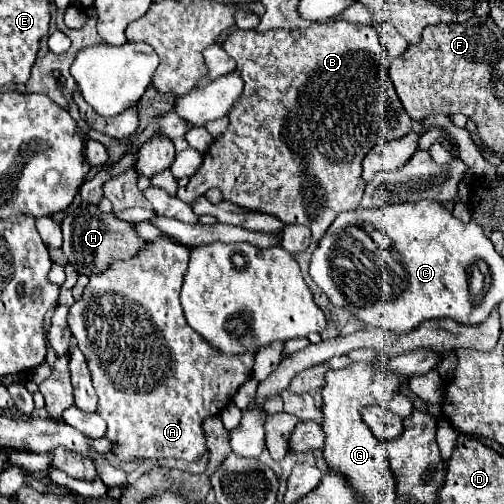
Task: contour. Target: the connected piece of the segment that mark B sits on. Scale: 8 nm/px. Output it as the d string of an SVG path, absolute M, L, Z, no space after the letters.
M337 21L337 23L331 23L331 25L311 25L311 27L301 29L301 31L275 29L275 31L259 33L259 31L235 29L223 41L223 49L227 51L227 55L231 55L237 61L237 69L241 71L243 81L245 81L245 89L243 89L243 95L239 97L237 105L229 113L227 131L213 141L213 145L209 147L209 151L205 155L207 161L203 161L203 165L197 171L197 175L191 177L187 187L177 189L177 199L181 199L187 205L193 205L209 189L219 189L223 193L223 199L229 201L229 203L235 203L235 205L241 205L241 207L249 207L253 211L275 215L283 223L307 225L311 229L311 233L313 233L313 241L317 243L325 235L325 231L329 229L329 225L333 223L337 213L351 211L351 209L359 207L361 195L365 191L365 181L361 177L361 161L365 159L369 149L375 147L377 143L383 143L383 141L401 139L401 137L405 137L407 133L413 131L413 119L409 119L407 111L401 107L401 101L397 99L393 83L391 83L389 75L387 75L387 65L389 65L387 51L383 47L383 43L377 39L377 31L373 29L373 25L355 25L355 23L347 23L347 21Z

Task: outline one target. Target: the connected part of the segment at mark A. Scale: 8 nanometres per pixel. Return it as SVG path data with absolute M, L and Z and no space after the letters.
M167 237L147 241L133 259L113 261L105 271L91 275L83 297L69 309L67 323L77 347L87 359L93 387L99 395L97 413L107 421L107 437L117 443L115 455L123 461L199 459L207 451L201 429L203 419L217 415L223 407L227 407L237 389L253 373L253 351L245 351L245 355L217 355L217 351L213 351L213 347L209 347L209 343L205 343L205 339L201 339L201 335L185 323L179 291L187 263L187 247L177 245Z

